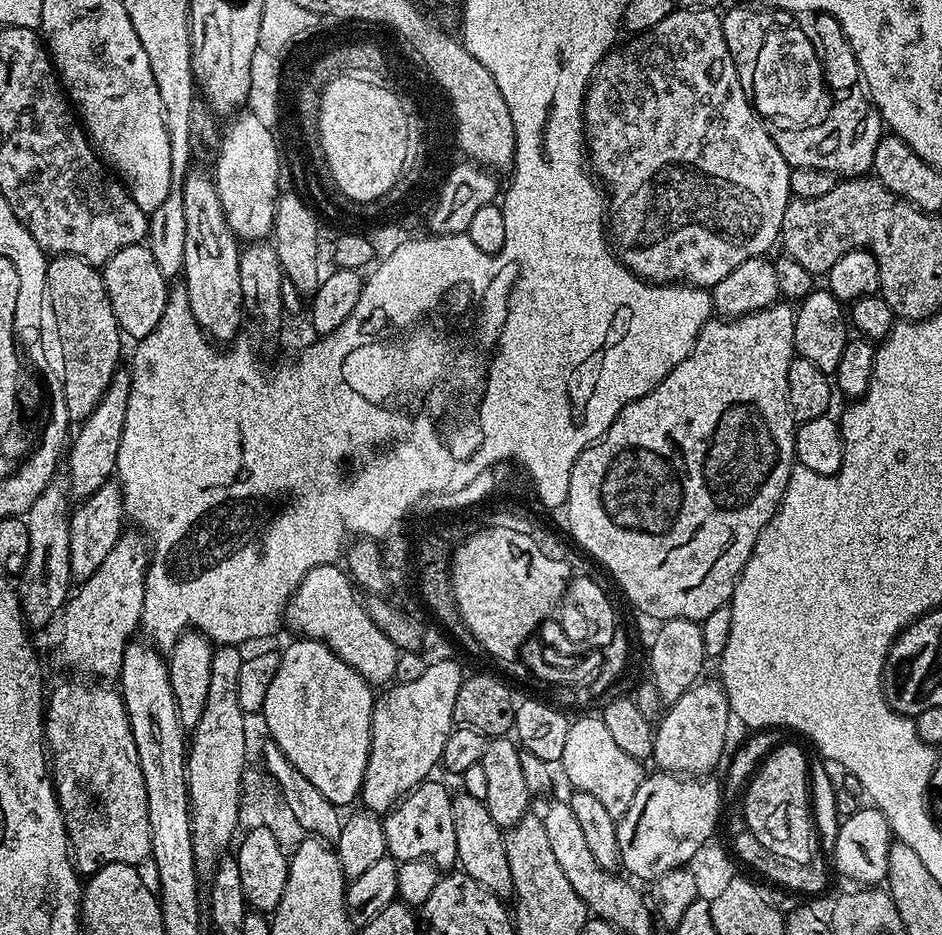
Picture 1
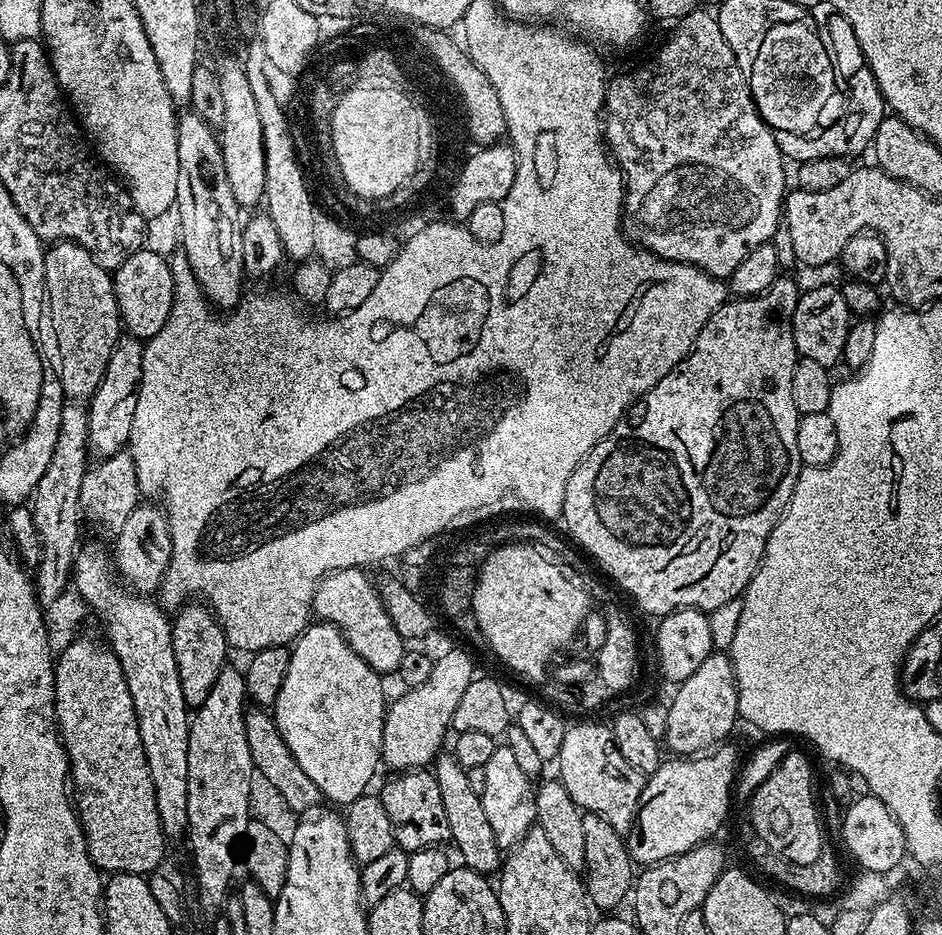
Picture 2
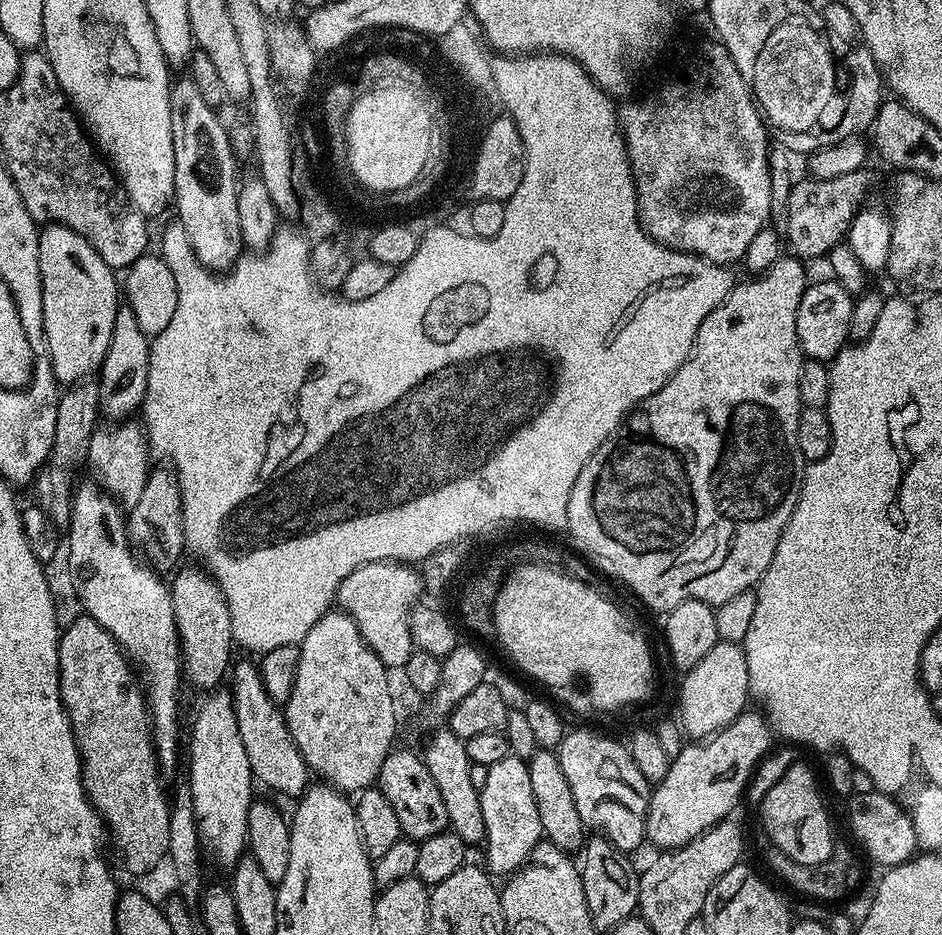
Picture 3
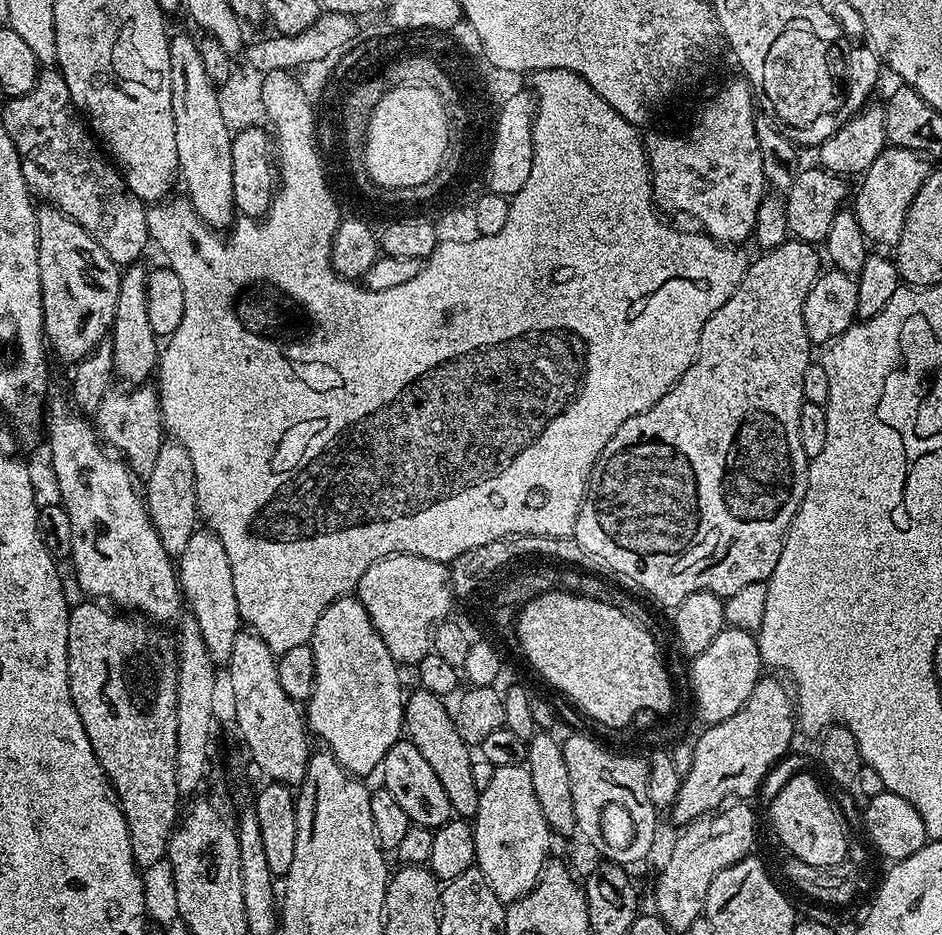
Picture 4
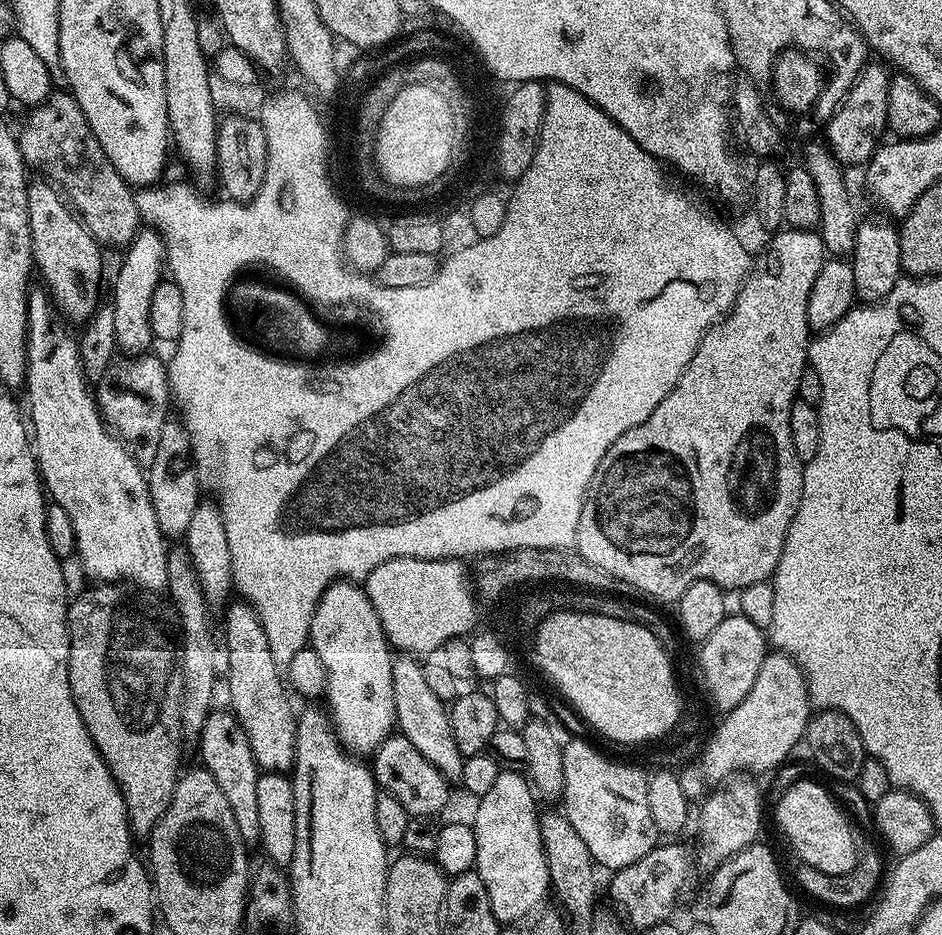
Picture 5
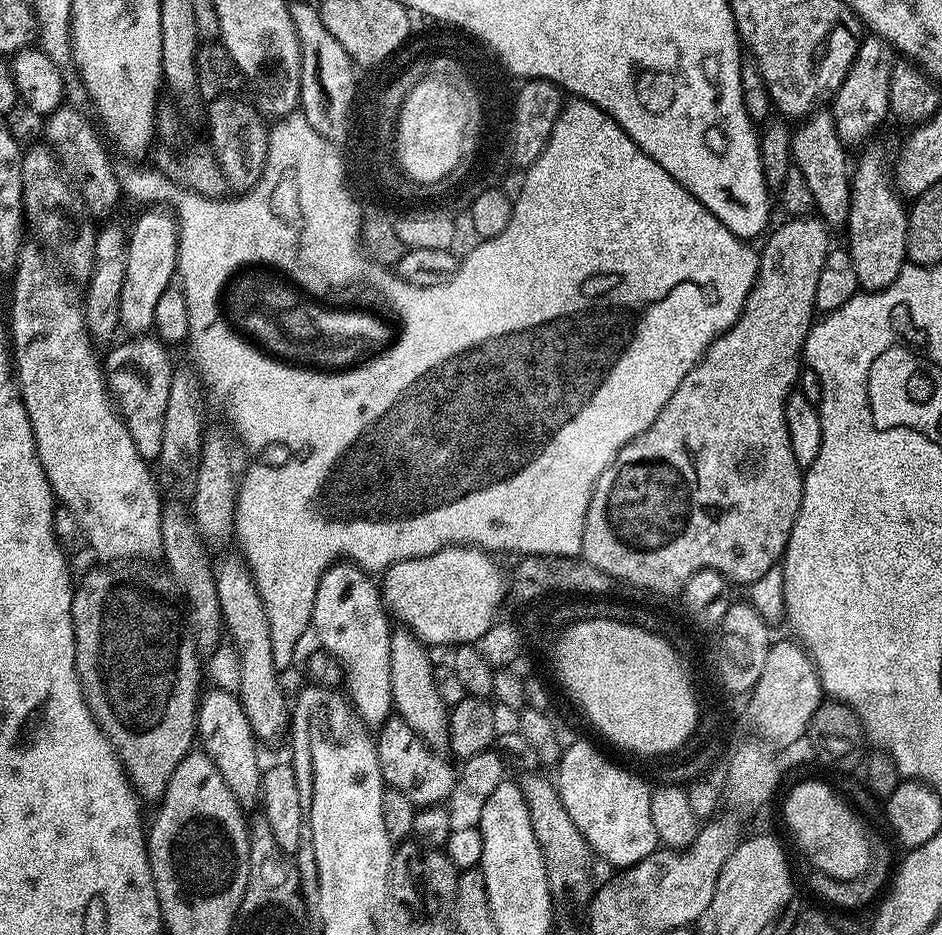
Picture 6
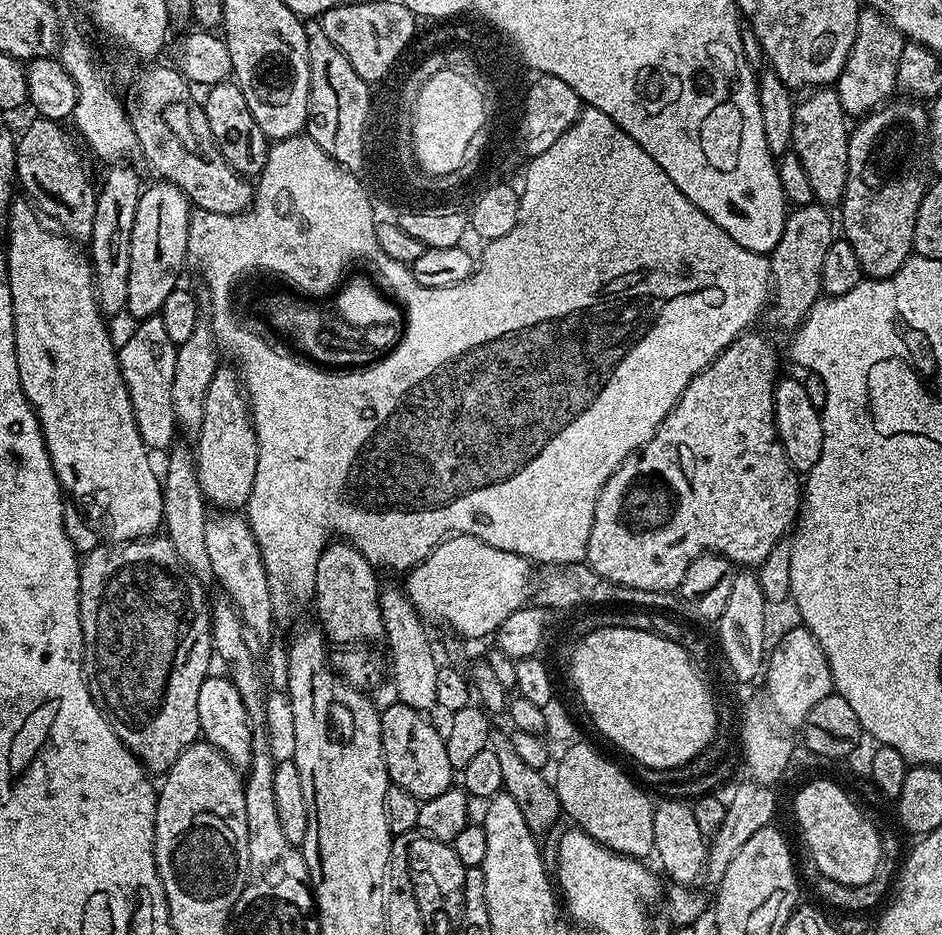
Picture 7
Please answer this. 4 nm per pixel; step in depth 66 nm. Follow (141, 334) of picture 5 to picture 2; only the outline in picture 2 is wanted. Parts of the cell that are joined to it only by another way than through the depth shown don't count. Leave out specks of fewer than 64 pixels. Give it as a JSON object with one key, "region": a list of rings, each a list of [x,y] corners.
{"region":[[[121,335],[120,341],[106,362],[106,374],[98,382],[91,400],[87,401],[88,410],[88,451],[93,457],[112,456],[127,445],[130,430],[134,426],[134,406],[138,406],[138,386],[142,382],[142,354],[144,344],[136,337]]]}

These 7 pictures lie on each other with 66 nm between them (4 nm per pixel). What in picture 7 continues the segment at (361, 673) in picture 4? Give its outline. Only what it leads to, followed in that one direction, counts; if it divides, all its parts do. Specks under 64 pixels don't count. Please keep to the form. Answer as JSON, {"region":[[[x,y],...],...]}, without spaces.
{"region":[[[329,542],[318,558],[316,567],[316,594],[314,609],[320,615],[318,621],[325,637],[336,646],[364,646],[368,640],[379,641],[384,634],[382,626],[382,610],[380,609],[380,593],[382,584],[376,581],[377,569],[354,545],[347,542]]]}

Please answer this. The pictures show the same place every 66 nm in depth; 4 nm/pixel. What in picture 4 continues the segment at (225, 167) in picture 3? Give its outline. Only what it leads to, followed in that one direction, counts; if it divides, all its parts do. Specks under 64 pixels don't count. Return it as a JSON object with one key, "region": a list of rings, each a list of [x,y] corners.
{"region":[[[184,32],[171,33],[170,110],[174,116],[174,146],[178,149],[179,183],[184,183],[186,199],[196,215],[213,230],[224,230],[233,223],[234,209],[230,186],[229,146],[233,133],[222,122],[217,87],[207,77],[193,37]]]}

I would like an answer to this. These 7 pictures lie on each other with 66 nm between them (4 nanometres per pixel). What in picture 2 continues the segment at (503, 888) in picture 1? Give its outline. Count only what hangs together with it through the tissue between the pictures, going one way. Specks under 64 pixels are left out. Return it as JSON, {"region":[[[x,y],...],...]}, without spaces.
{"region":[[[441,754],[434,761],[434,775],[440,793],[442,794],[442,806],[446,810],[446,822],[450,822],[451,843],[456,844],[460,851],[463,867],[472,868],[475,872],[485,874],[499,873],[502,867],[502,849],[496,841],[494,829],[490,827],[490,821],[486,818],[486,810],[480,801],[480,793],[470,786],[468,769],[463,768],[452,754]]]}

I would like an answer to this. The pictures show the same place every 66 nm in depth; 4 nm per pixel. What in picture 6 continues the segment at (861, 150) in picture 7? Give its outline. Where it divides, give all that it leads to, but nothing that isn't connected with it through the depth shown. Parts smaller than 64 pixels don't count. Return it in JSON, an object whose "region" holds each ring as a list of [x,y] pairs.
{"region":[[[864,156],[857,164],[855,161],[851,177],[852,201],[846,225],[846,247],[854,262],[860,288],[865,292],[881,292],[898,278],[908,260],[908,208],[882,157]]]}

